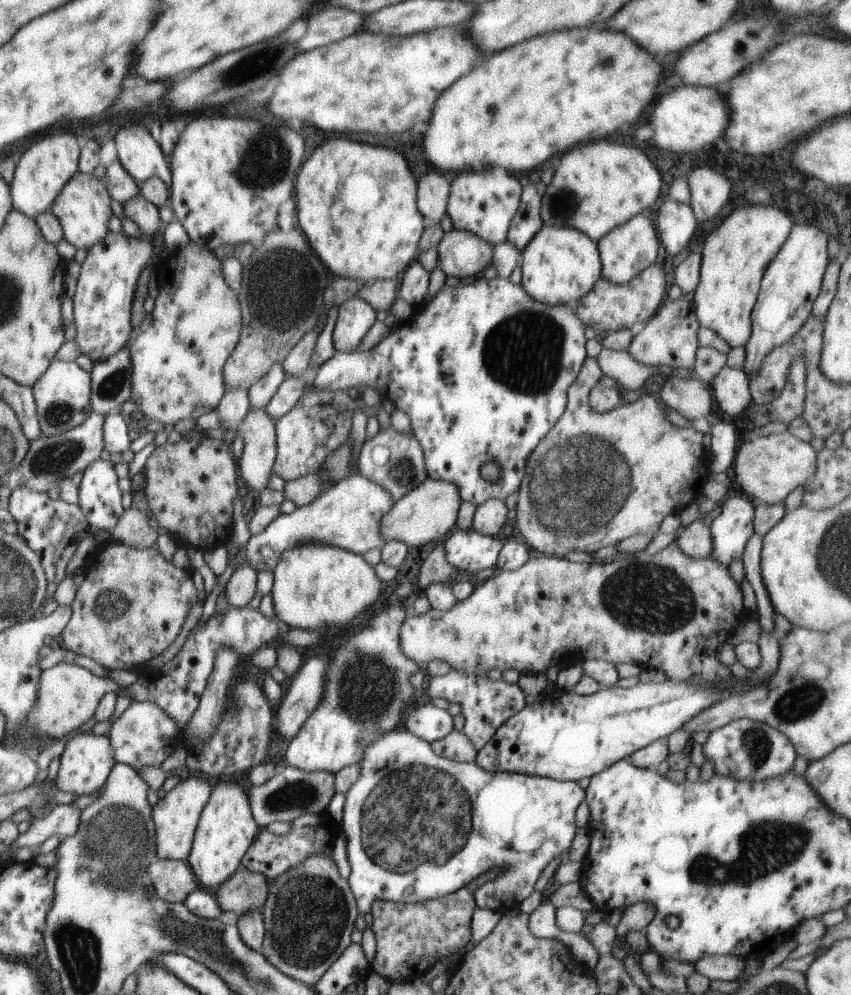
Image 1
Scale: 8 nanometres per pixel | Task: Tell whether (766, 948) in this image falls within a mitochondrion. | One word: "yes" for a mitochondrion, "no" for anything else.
no

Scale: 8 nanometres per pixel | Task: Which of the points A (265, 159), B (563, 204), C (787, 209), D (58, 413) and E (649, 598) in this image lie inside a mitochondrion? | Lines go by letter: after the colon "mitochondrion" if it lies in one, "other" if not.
A: mitochondrion
B: mitochondrion
C: other
D: mitochondrion
E: mitochondrion

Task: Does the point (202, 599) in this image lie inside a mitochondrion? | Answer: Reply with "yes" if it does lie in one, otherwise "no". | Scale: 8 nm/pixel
no

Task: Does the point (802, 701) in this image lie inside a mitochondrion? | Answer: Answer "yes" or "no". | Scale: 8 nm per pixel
yes

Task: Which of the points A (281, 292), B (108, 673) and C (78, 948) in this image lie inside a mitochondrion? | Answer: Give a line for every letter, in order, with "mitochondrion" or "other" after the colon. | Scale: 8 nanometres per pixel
A: mitochondrion
B: other
C: mitochondrion

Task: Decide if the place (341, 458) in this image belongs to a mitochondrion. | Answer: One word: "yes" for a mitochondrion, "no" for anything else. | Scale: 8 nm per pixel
no

